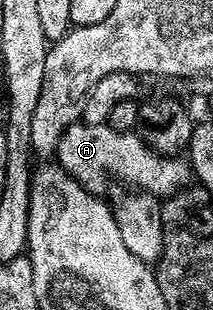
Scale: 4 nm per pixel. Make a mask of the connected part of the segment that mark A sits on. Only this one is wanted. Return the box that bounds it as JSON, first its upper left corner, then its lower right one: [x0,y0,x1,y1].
[55,122,191,198]

